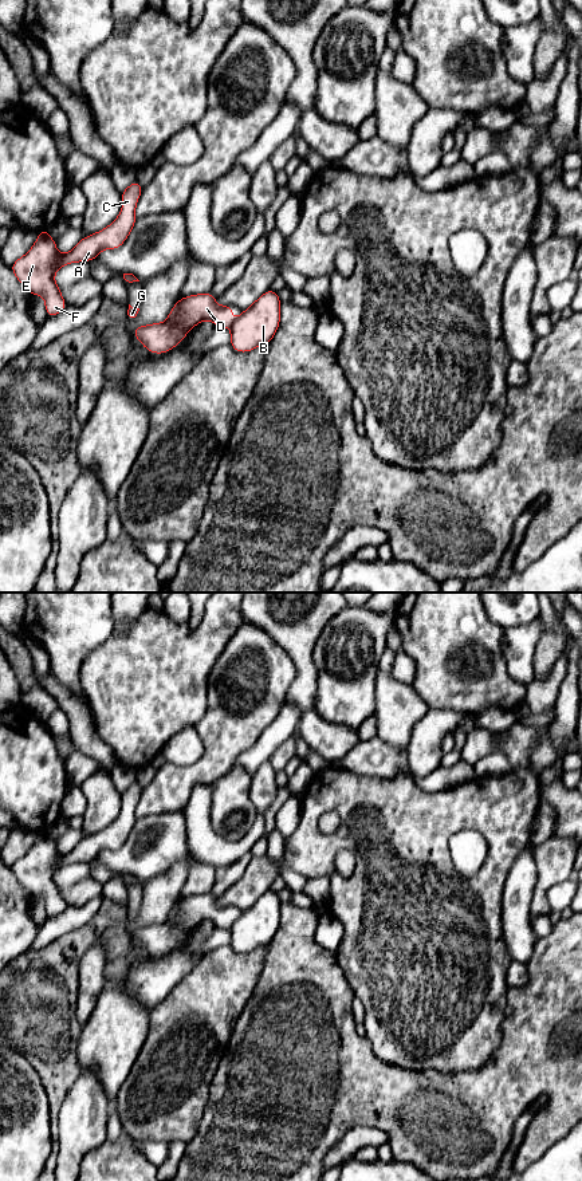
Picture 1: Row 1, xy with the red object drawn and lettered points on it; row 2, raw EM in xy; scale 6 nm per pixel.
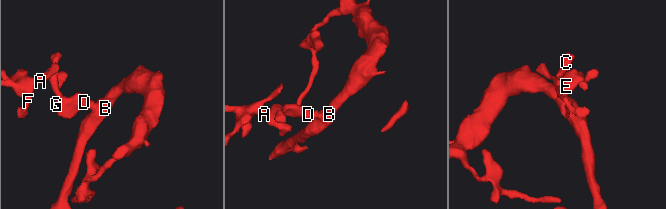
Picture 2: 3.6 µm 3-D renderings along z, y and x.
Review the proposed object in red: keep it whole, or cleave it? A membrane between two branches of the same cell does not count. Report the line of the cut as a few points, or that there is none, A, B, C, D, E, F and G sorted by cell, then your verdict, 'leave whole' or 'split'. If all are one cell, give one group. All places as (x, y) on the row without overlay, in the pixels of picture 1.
cut xy (232, 922), (228, 926); groups A C D E F G / B; split

